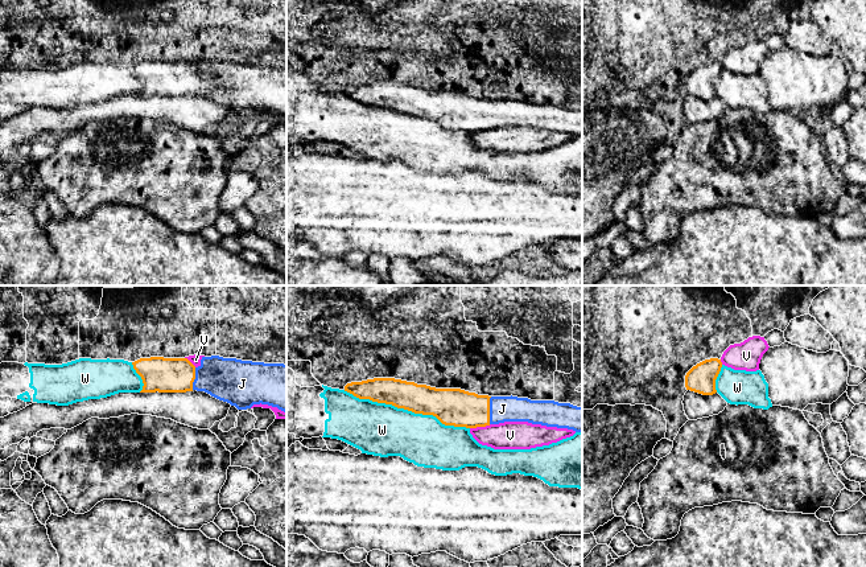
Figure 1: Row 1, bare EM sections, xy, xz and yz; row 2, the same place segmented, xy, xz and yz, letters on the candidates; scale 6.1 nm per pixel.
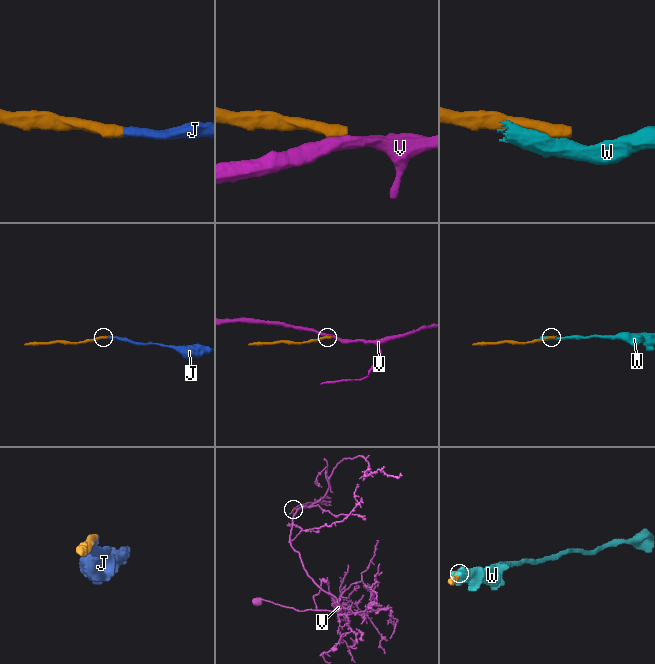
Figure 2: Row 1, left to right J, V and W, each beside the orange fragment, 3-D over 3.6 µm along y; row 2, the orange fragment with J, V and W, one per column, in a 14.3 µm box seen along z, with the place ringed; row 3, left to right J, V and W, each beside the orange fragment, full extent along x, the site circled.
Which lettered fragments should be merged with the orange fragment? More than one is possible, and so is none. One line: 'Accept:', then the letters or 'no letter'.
Accept: J

